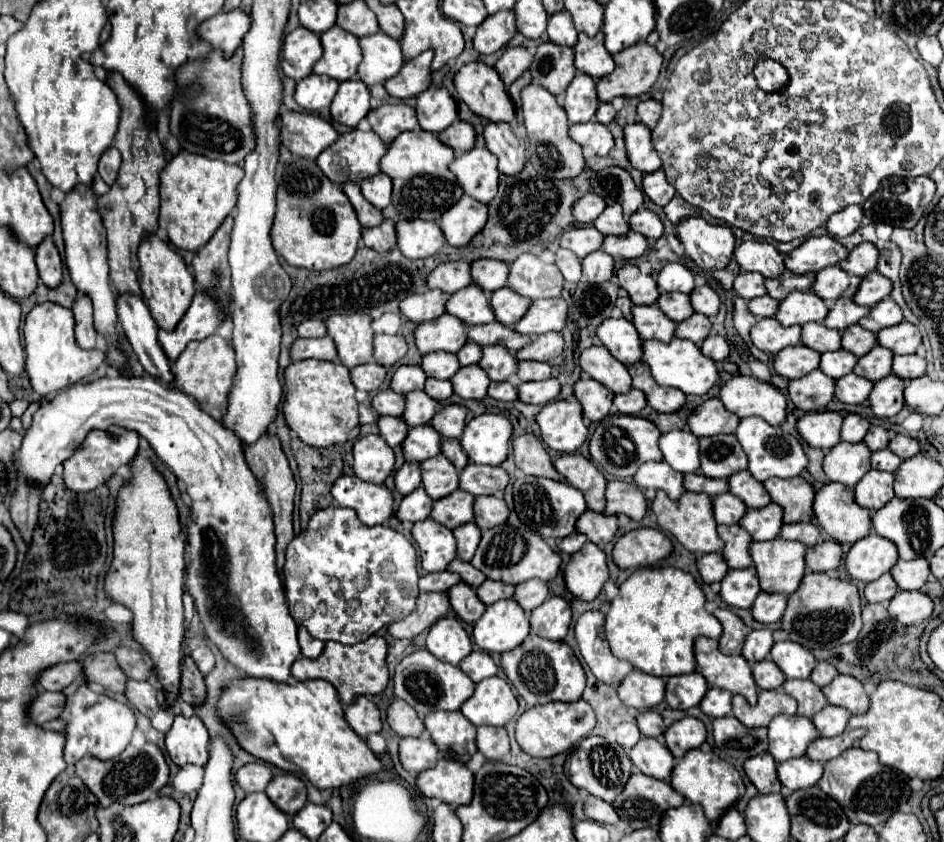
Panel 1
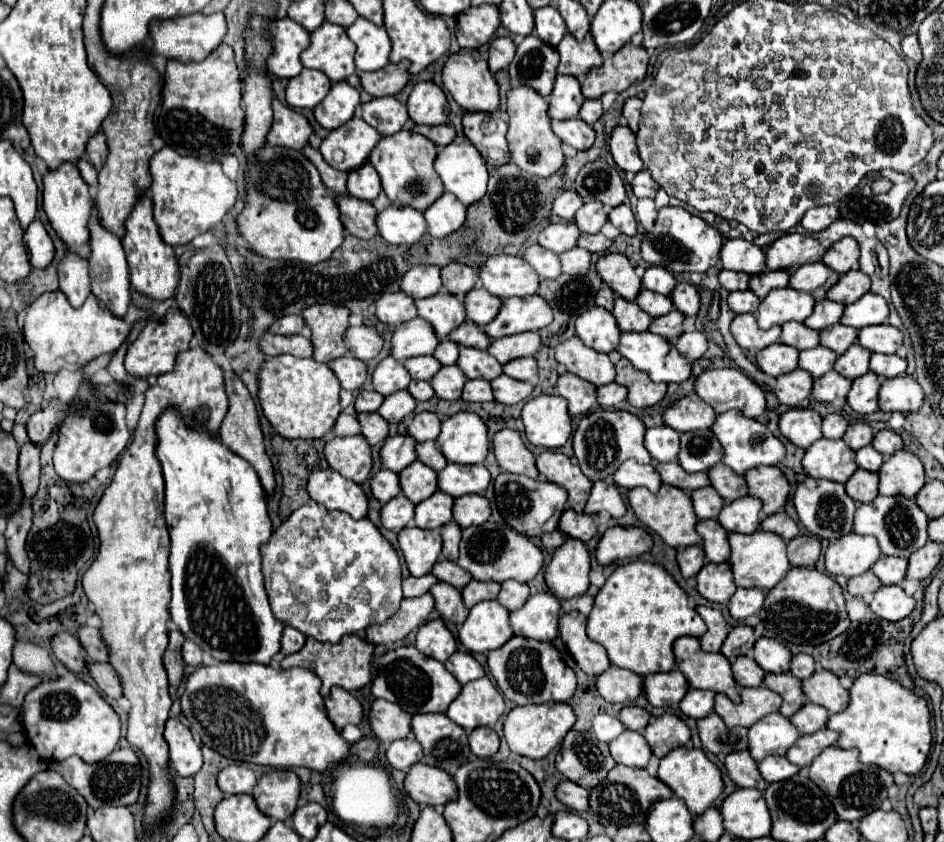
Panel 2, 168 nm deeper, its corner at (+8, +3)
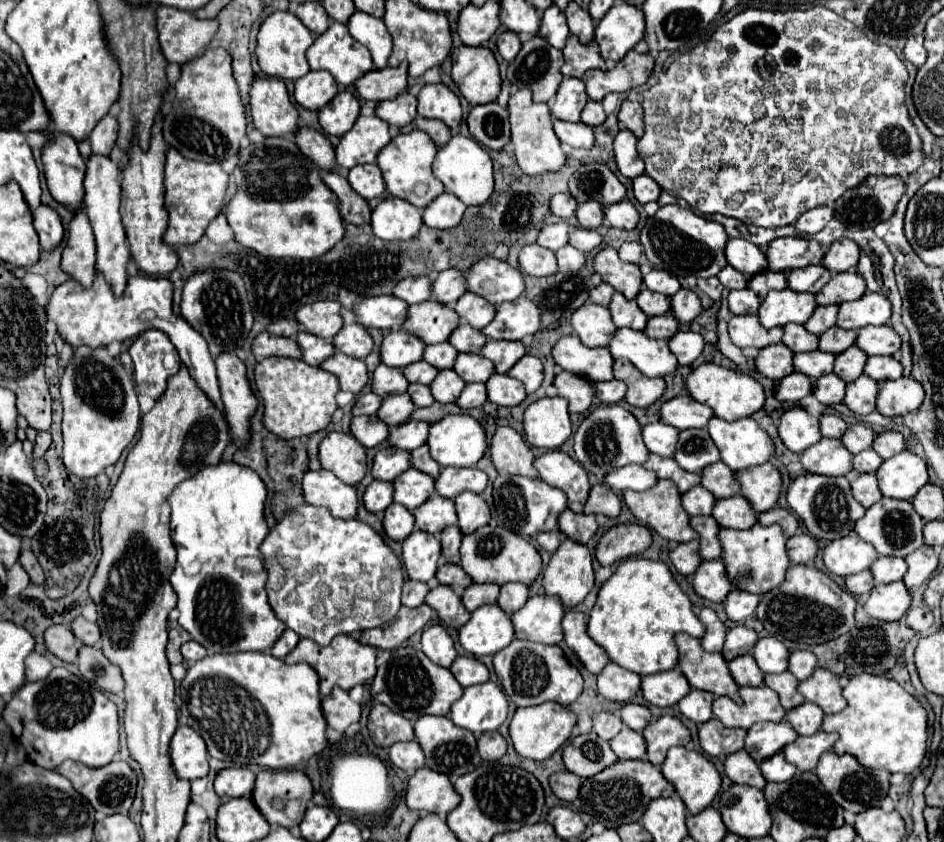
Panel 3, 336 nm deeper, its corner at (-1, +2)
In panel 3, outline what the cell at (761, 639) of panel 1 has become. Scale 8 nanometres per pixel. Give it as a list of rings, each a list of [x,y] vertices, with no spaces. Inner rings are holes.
[[[736,626],[736,628],[730,628],[728,630],[728,638],[724,642],[724,650],[722,650],[722,656],[726,660],[732,660],[736,656],[742,656],[742,654],[748,654],[752,652],[754,644],[758,642],[758,634],[748,628],[748,626]]]

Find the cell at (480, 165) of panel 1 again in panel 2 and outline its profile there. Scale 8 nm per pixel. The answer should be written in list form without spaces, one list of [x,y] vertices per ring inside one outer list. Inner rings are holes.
[[[451,141],[435,159],[435,171],[445,191],[453,193],[463,205],[479,201],[487,191],[487,167],[471,141]]]

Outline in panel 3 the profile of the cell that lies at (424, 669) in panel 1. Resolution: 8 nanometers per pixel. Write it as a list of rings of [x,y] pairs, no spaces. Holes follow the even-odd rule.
[[[410,646],[392,650],[392,658],[378,668],[378,674],[374,676],[372,682],[374,702],[386,704],[390,710],[396,710],[398,714],[402,714],[412,722],[424,714],[448,716],[450,706],[460,698],[462,692],[464,690],[460,682],[448,668],[434,664],[424,652],[414,650]]]

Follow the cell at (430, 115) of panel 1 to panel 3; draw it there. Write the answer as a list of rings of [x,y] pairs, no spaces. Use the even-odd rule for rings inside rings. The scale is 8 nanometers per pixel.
[[[426,84],[418,94],[418,114],[442,120],[452,132],[458,132],[462,118],[458,96],[444,84]]]

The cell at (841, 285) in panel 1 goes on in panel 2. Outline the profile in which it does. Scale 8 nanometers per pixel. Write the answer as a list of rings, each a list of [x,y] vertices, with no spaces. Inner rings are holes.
[[[815,261],[811,265],[801,265],[791,273],[789,287],[797,291],[807,291],[813,297],[825,297],[827,289],[835,285],[839,275],[833,269],[827,269],[821,261]]]

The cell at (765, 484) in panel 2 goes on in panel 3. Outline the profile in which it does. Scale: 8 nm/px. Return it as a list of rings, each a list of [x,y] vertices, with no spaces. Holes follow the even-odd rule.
[[[770,462],[740,470],[736,472],[736,478],[742,482],[742,496],[748,498],[758,514],[778,506],[778,498],[782,494],[782,474]]]

